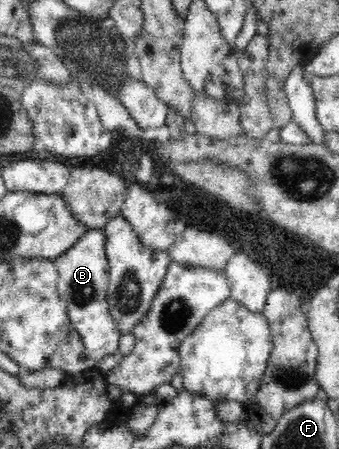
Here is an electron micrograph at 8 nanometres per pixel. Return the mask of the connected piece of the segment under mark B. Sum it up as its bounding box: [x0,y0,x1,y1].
[54,229,121,362]

